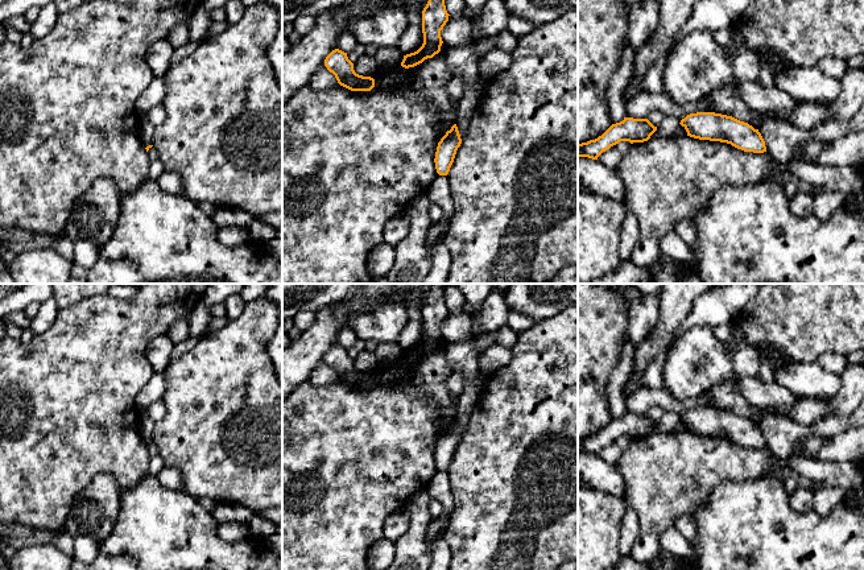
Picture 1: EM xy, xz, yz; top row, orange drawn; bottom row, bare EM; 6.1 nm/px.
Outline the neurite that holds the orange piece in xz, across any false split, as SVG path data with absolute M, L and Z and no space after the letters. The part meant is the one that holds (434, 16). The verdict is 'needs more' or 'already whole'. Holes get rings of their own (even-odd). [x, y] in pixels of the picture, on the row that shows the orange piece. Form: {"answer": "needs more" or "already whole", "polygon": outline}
{"answer": "already whole", "polygon": "M445 0L427 1L422 11L423 44L417 51L404 55L402 67L414 67L441 51L443 44L441 30L448 21L448 16Z"}

